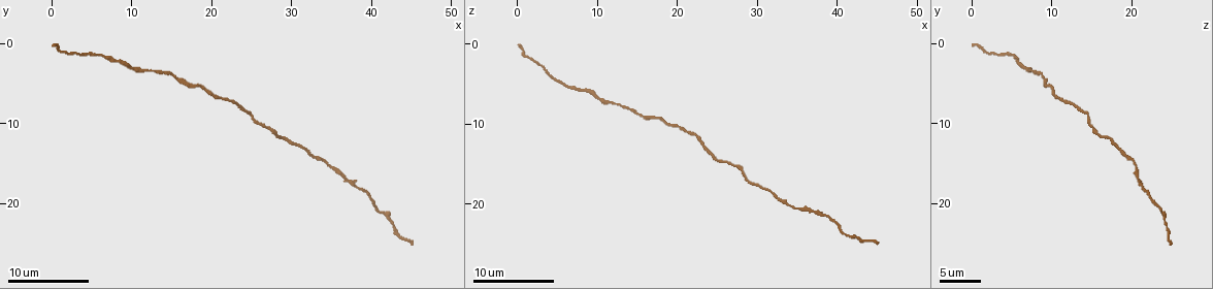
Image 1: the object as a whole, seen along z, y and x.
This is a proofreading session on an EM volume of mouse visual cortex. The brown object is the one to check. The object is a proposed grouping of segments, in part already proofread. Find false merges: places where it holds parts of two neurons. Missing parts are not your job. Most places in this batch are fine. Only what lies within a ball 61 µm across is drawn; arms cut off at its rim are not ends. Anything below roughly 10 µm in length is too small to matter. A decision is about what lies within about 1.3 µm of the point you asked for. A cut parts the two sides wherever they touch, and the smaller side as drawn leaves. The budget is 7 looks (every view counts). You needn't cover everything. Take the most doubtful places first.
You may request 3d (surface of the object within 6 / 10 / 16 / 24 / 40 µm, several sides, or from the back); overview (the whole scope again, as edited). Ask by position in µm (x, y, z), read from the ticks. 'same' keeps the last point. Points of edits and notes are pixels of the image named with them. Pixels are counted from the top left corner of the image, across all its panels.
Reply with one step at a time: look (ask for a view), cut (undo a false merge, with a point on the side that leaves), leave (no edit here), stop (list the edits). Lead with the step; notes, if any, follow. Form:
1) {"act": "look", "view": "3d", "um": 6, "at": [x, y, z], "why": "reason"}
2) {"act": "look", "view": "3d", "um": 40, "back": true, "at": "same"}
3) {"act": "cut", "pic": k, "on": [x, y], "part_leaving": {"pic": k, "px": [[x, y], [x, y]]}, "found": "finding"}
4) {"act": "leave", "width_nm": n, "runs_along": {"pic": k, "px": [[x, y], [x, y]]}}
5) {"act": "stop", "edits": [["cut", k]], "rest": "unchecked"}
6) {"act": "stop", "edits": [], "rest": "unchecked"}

{"act": "look", "view": "3d", "um": 16, "at": [35.2, 15.6, 20.6], "why": "sudden change in width"}

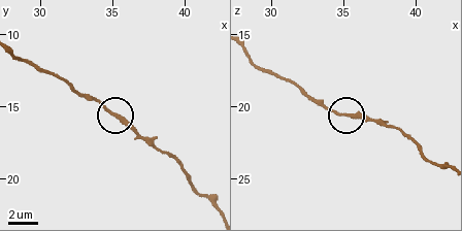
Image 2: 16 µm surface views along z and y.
{"act": "leave", "runs_along": {"pic": 2, "px": [[17, 56], [60, 75], [78, 92], [104, 104], [147, 143]]}, "found": "all the same neuron"}

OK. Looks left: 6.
{"act": "look", "view": "3d", "um": 16, "at": [16.2, 4.8, 9.4], "why": "calibre changes"}

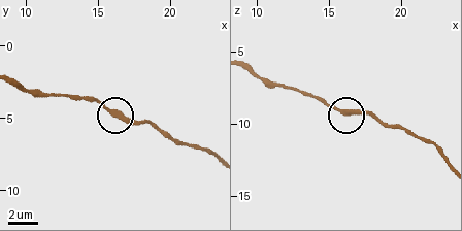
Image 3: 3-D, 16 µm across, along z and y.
{"act": "look", "view": "3d", "um": 6, "at": [16.4, 4.6, 9.4], "why": "closer look"}

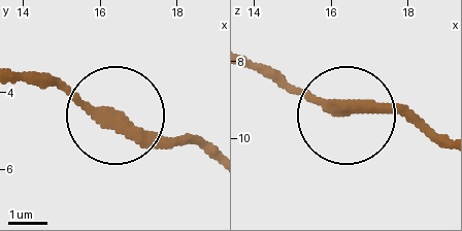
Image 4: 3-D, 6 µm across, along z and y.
{"act": "leave", "runs_along": {"pic": 4, "px": [[208, 155], [90, 112], [43, 79]]}, "found": "one neuron here"}

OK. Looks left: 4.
{"act": "look", "view": "3d", "um": 6, "at": [32.0, 13.2, 18.6], "why": "sudden change in width"}

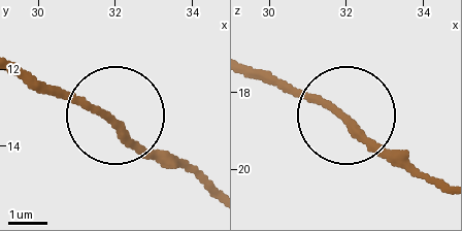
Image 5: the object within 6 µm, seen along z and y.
{"act": "leave", "found": "continuous, no second neuron"}

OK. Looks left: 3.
{"act": "stop", "edits": [], "rest": "unchecked"}

